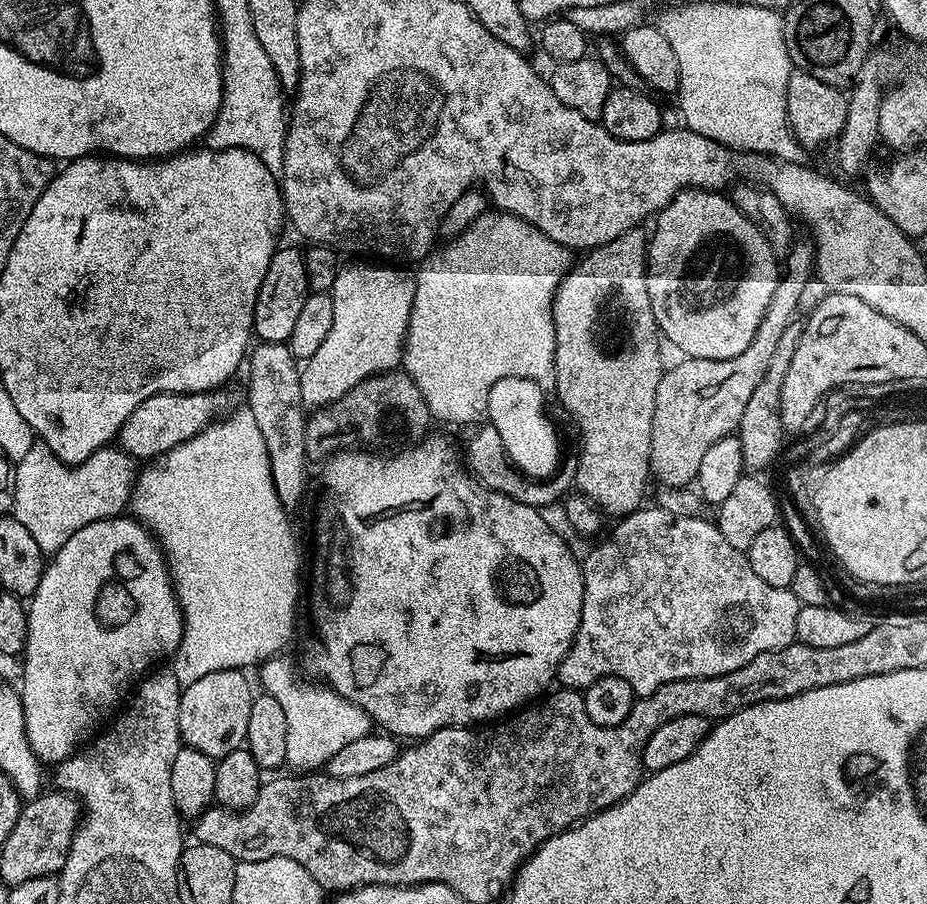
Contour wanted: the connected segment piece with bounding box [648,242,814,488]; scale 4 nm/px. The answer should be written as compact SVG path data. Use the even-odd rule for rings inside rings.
M793 243L786 253L783 261L783 272L776 283L774 298L770 298L770 306L766 306L766 314L754 334L754 342L742 350L742 354L734 354L734 358L722 358L711 360L710 358L680 358L676 365L665 371L664 377L658 382L654 394L654 418L650 430L650 472L656 476L665 488L687 488L695 481L698 474L698 466L702 458L714 442L733 435L739 429L742 422L742 413L746 410L746 402L750 402L750 394L754 394L754 386L762 382L762 374L766 374L766 366L770 366L770 358L778 346L778 338L782 338L786 326L794 323L792 316L796 307L800 304L800 295L808 288L808 279L814 276L814 248L811 243Z

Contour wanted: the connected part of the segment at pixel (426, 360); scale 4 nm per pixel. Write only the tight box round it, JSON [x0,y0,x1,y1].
[402,210,574,426]

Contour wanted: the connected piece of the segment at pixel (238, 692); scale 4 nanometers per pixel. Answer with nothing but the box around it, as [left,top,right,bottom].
[178,668,254,762]

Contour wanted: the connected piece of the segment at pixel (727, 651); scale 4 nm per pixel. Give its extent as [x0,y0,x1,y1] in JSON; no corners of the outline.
[558,506,801,697]

